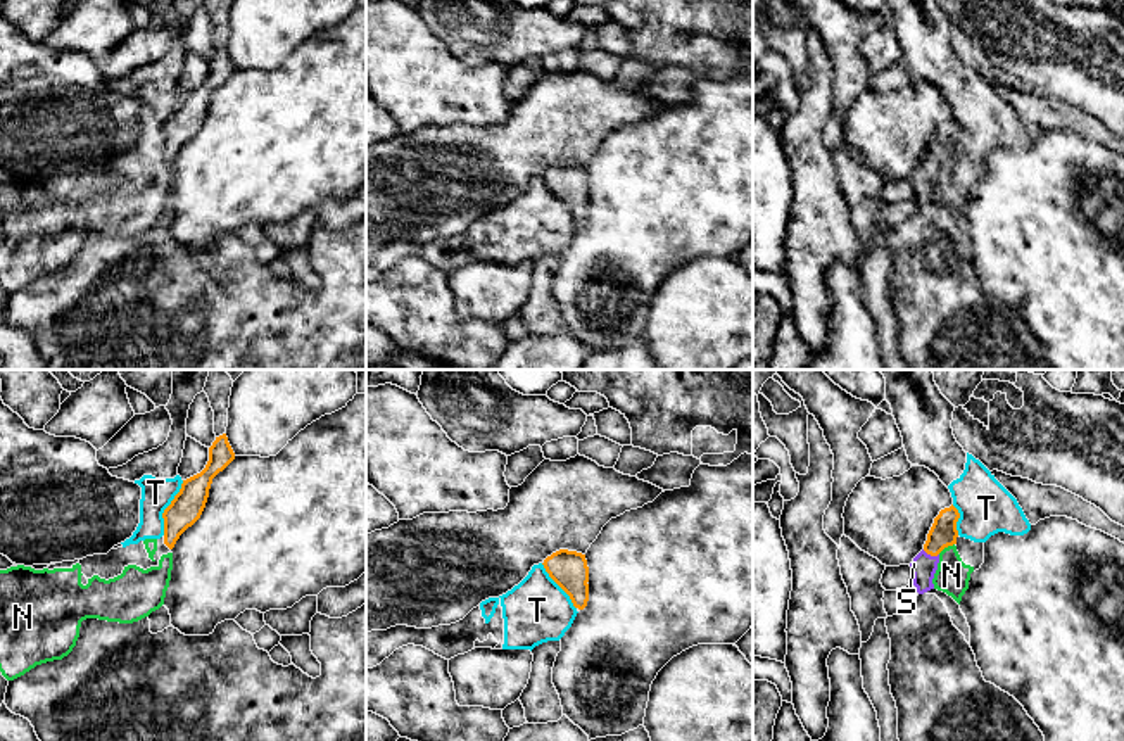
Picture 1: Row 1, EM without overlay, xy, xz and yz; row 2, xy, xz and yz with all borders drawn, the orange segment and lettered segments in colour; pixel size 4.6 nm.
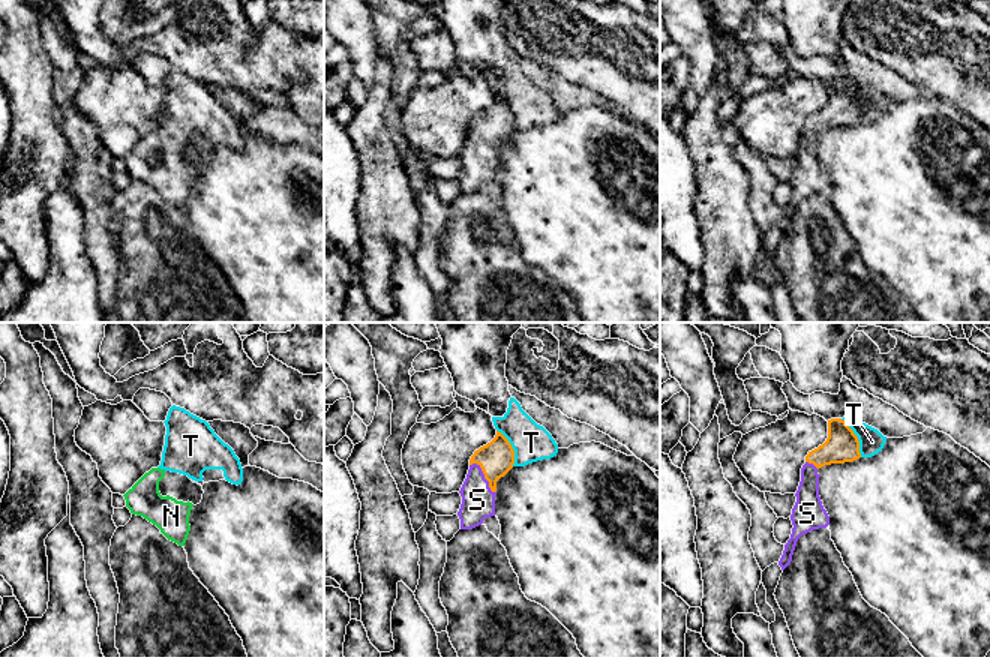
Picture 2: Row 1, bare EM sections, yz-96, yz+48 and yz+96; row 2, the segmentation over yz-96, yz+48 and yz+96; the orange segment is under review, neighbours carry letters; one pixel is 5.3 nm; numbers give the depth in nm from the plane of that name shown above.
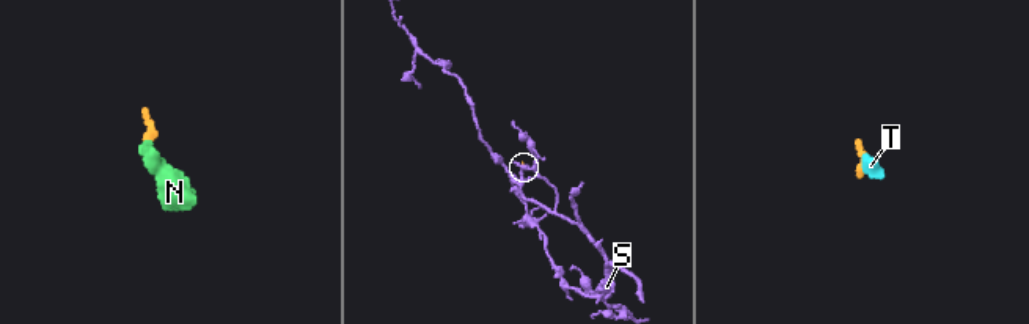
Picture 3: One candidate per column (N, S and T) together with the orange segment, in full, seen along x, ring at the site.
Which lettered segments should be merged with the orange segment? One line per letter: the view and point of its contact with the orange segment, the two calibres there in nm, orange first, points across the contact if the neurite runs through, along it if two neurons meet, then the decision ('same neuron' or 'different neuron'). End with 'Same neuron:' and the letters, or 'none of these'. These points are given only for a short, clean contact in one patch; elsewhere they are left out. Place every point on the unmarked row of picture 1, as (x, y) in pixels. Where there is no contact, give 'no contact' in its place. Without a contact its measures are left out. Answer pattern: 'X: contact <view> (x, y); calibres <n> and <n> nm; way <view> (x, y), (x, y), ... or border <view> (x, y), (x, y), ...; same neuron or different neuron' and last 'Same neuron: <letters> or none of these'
N: contact yz (945, 159); calibres 130 and 160 nm; border yz (953, 156), (938, 166); different neuron
S: contact yz (931, 168); calibres 130 and 120 nm; way yz (943, 145), (931, 168), (924, 178); same neuron
T: contact xy (166, 121); calibres 150 and 140 nm; border xy (183, 94), (163, 126), (163, 147); different neuron
Same neuron: S

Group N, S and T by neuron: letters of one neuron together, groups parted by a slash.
N T / S

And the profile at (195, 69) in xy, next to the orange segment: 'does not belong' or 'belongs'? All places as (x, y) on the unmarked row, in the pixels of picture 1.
does not belong

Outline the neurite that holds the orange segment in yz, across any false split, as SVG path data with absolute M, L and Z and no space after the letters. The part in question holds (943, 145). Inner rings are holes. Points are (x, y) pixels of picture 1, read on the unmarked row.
M953 117L941 123L927 147L924 162L910 176L913 187L913 199L917 200L919 207L934 202L932 192L938 183L939 166L944 161L957 157L958 131L960 126Z

